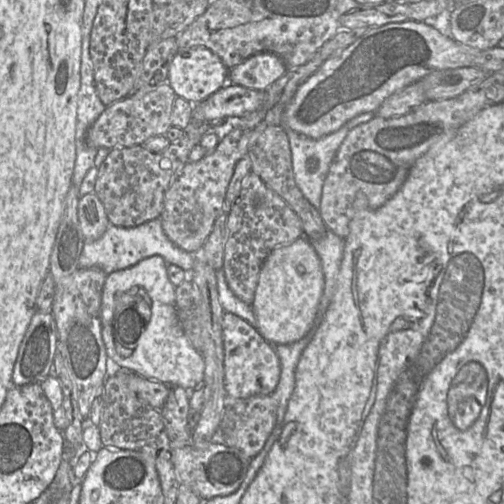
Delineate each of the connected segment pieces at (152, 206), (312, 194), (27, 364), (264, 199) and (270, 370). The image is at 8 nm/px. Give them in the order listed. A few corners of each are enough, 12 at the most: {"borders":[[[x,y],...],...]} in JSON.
{"borders":[[[211,123],[160,153],[111,149],[94,193],[111,224],[159,218],[165,193]],[[361,113],[337,131],[312,139],[285,128],[296,185],[316,209],[329,167]],[[38,310],[21,342],[14,386],[52,374],[58,331]],[[251,172],[228,213],[223,269],[252,305],[262,265],[304,235]],[[224,311],[229,398],[271,395],[280,377],[271,343]]]}

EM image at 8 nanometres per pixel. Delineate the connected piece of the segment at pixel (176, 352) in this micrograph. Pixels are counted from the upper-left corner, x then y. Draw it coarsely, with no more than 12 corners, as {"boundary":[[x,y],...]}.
{"boundary":[[160,255],[107,275],[107,355],[140,376],[201,387]]}

